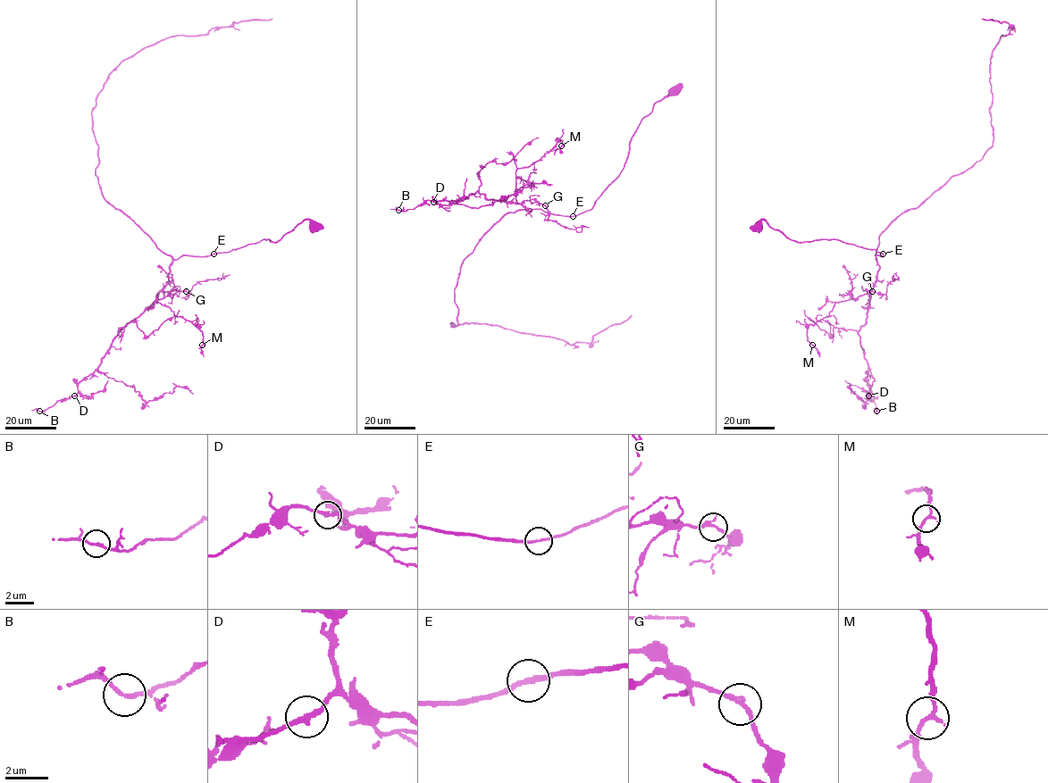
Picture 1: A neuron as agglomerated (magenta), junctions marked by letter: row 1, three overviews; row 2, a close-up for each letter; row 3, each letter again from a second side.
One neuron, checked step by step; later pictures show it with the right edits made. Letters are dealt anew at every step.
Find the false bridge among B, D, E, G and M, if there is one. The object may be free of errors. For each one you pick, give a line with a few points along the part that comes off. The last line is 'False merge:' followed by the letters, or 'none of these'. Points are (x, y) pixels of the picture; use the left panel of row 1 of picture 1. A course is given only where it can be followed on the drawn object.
False merge: none of these

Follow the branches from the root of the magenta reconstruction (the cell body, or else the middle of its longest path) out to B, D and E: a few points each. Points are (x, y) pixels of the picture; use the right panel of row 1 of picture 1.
B: (757, 226), (883, 254), (858, 332), (876, 411)
D: (757, 226), (763, 219), (798, 242), (836, 239), (883, 254), (876, 257), (876, 281), (858, 332), (868, 395)
E: (757, 226), (763, 219), (771, 228), (798, 242), (836, 239), (883, 254)

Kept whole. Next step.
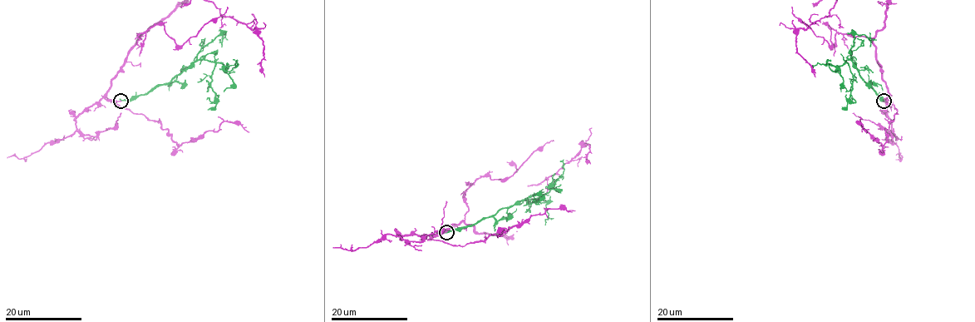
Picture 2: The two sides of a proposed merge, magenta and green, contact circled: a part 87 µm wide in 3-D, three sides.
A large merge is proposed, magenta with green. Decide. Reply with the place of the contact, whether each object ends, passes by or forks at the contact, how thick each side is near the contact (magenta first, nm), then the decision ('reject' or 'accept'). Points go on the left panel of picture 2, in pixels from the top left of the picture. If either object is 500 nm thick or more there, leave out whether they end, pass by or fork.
at (120, 101); magenta ends there; green ends there; 220 nm thick on the magenta side, 280 nm on the other; accept

